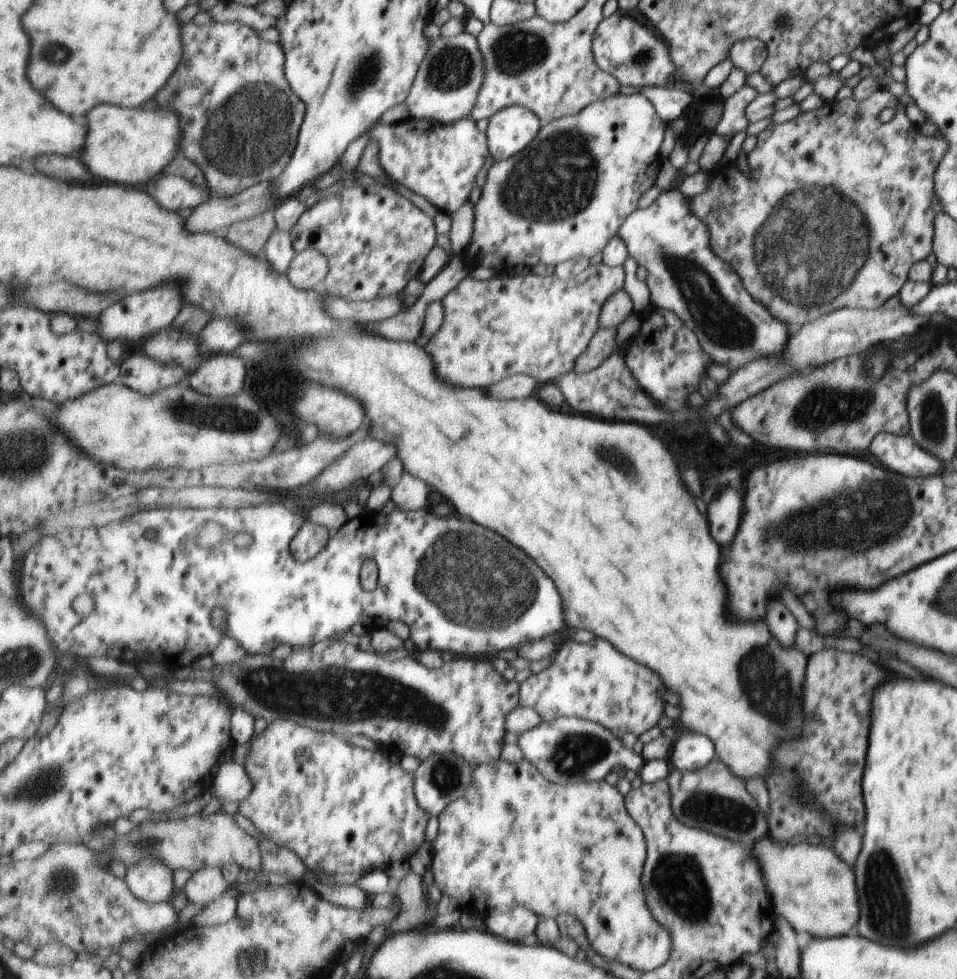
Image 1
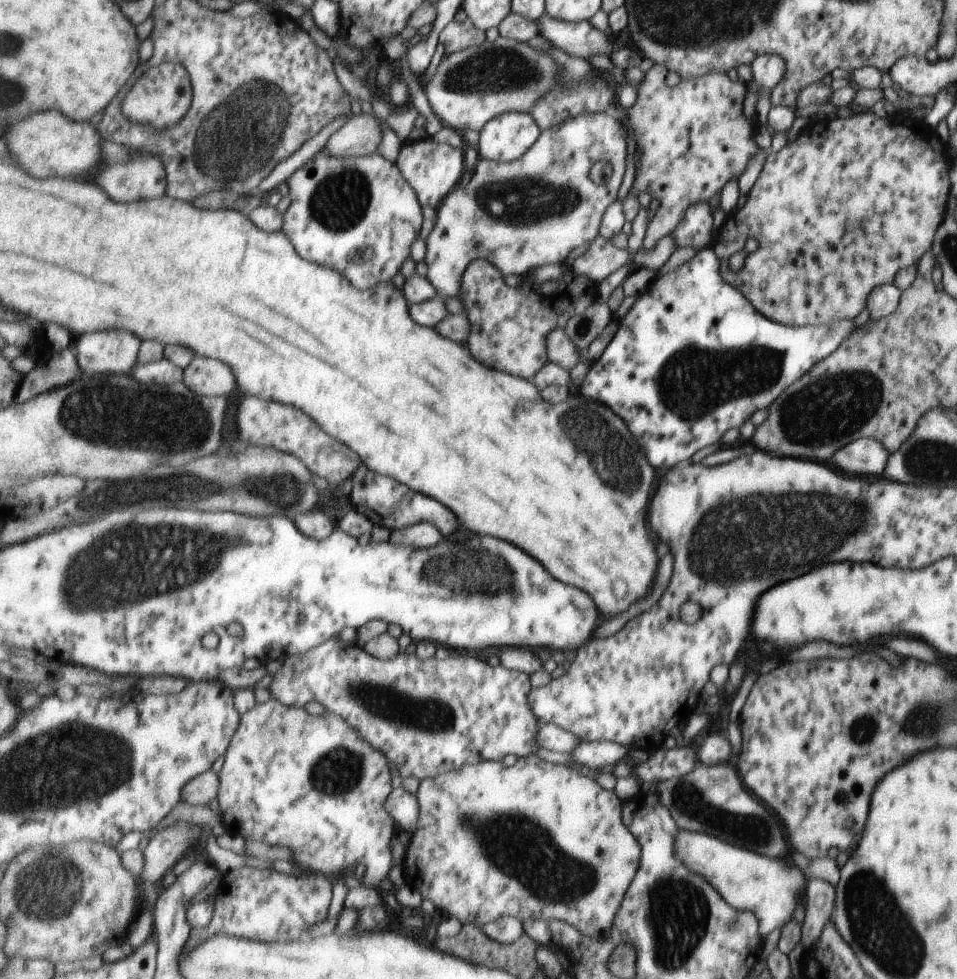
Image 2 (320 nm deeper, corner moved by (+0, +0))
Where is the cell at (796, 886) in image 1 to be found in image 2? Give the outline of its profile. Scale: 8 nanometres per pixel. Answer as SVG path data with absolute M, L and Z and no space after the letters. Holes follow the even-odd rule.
M680 830L676 842L676 854L688 868L694 868L698 876L706 876L710 884L735 909L750 911L758 916L764 939L774 928L786 924L792 918L798 892L805 892L810 878L796 866L788 868L782 860L770 860L744 848L720 842L718 837L694 831Z

